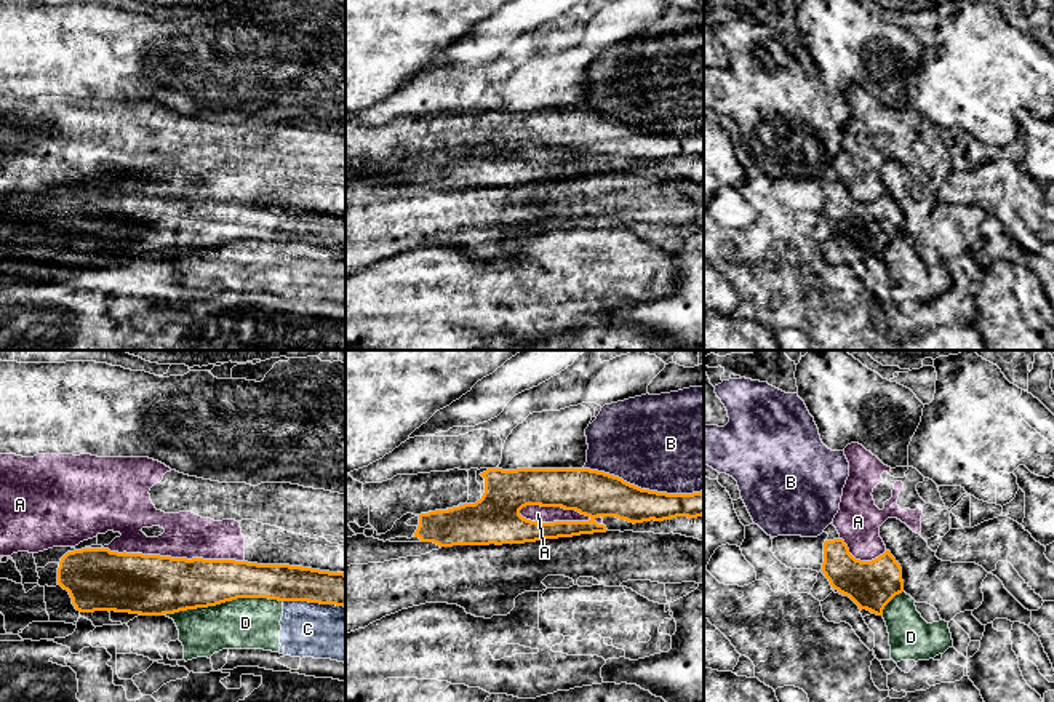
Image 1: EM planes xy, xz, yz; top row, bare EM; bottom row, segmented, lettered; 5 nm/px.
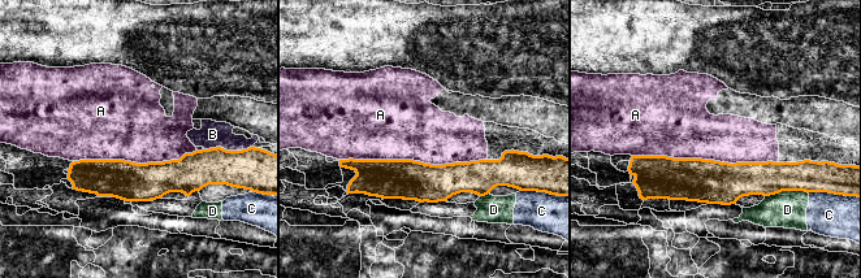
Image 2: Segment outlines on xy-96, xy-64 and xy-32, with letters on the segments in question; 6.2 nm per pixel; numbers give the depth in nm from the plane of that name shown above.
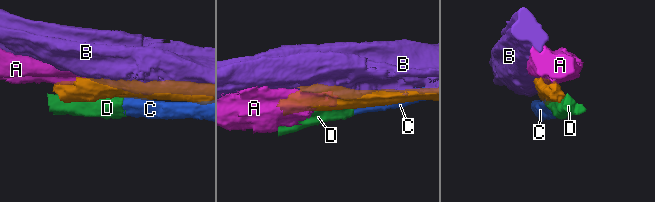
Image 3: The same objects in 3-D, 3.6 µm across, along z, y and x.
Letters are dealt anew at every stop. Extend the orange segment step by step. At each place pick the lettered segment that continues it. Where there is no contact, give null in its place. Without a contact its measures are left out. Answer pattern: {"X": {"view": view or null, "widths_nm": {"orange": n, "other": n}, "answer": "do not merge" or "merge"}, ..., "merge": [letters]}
{"A": {"view": "xz", "widths_nm": {"orange": 240, "other": 80}, "answer": "do not merge"}, "B": {"view": "xz", "widths_nm": {"orange": 220, "other": 480}, "answer": "do not merge"}, "C": {"view": "xy", "widths_nm": {"orange": 190, "other": 280}, "answer": "do not merge"}, "D": {"view": "xy", "widths_nm": {"orange": 280, "other": 260}, "answer": "do not merge"}, "merge": []}

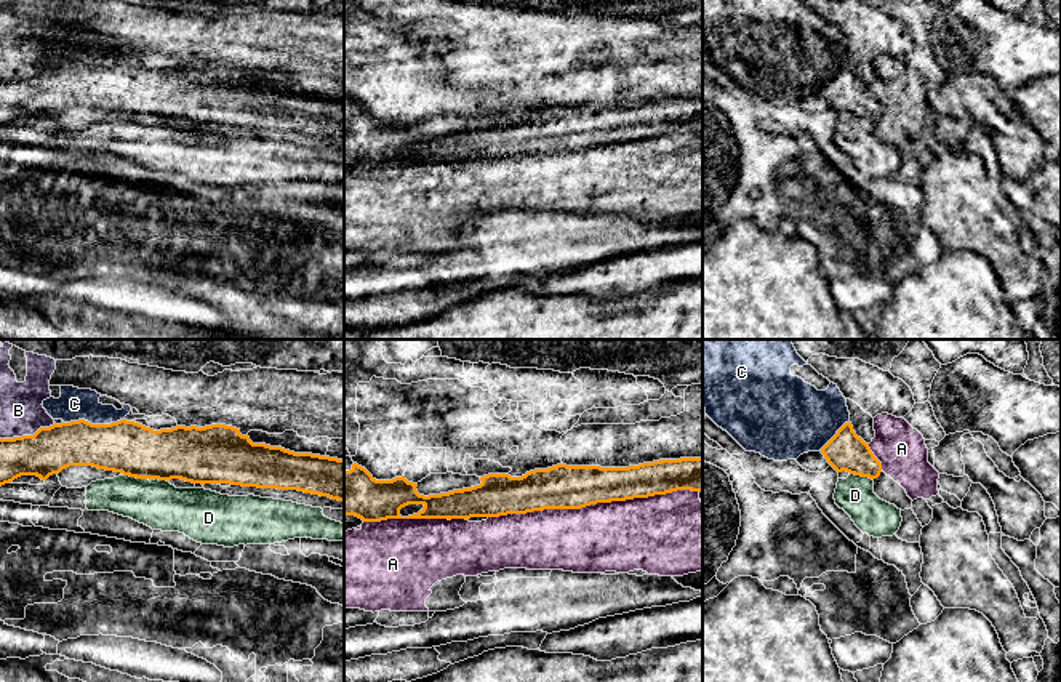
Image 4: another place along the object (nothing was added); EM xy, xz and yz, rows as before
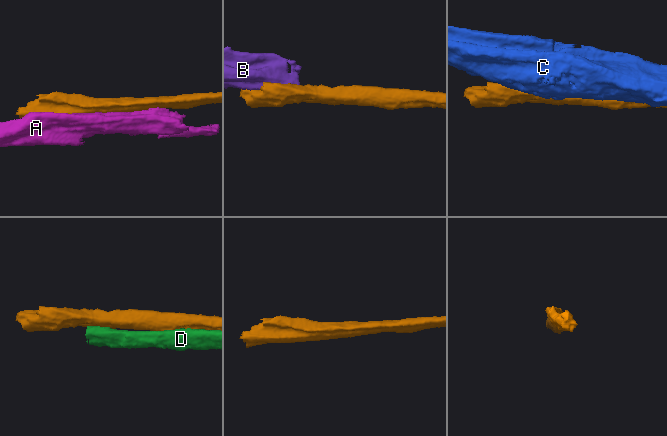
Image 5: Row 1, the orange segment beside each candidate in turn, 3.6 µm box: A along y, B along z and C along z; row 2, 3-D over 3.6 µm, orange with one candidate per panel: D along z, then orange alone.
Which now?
{"A": {"view": "xz", "widths_nm": {"orange": 220, "other": 360}, "answer": "do not merge"}, "B": {"view": "xy", "widths_nm": {"orange": 240, "other": 220}, "answer": "do not merge"}, "C": {"view": "xy", "widths_nm": {"orange": 260, "other": 160}, "answer": "do not merge"}, "D": {"view": "xy", "widths_nm": {"orange": 260, "other": 240}, "answer": "do not merge"}, "merge": []}

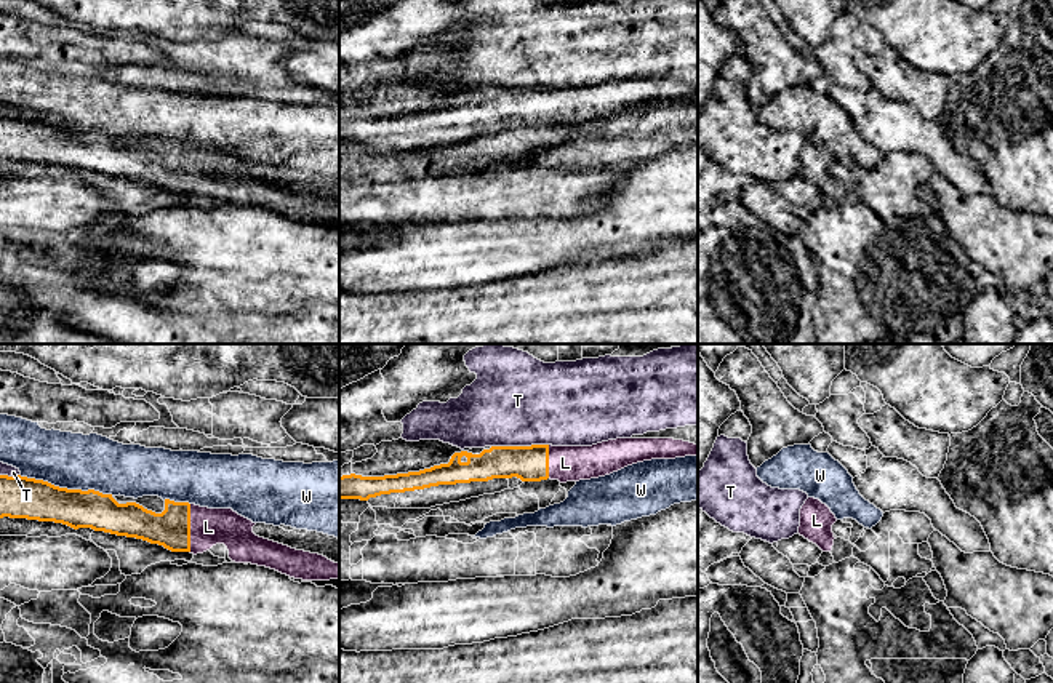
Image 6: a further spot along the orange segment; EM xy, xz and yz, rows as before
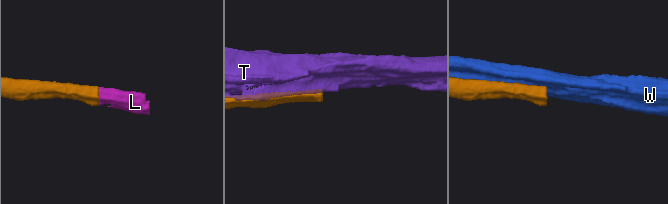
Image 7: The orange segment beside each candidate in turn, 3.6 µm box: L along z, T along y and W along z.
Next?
{"L": {"view": "xy", "widths_nm": {"orange": 190, "other": 190}, "answer": "merge"}, "T": {"view": "xz", "widths_nm": {"orange": 180, "other": 440}, "answer": "do not merge"}, "W": {"view": "xy", "widths_nm": {"orange": 200, "other": 280}, "answer": "do not merge"}, "merge": ["L"]}

